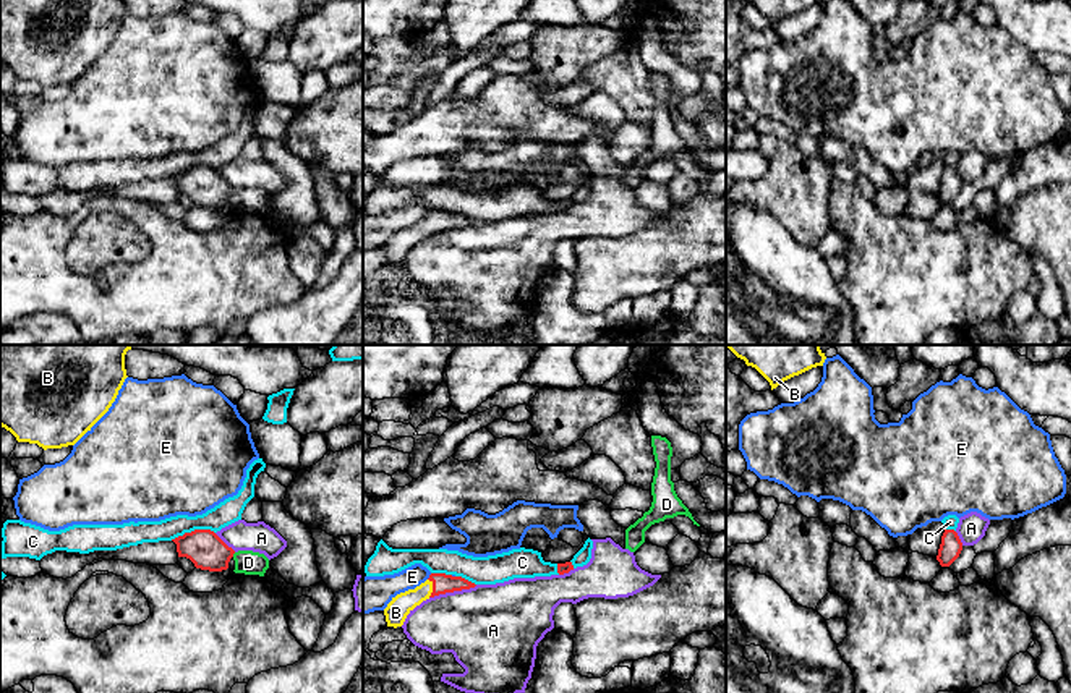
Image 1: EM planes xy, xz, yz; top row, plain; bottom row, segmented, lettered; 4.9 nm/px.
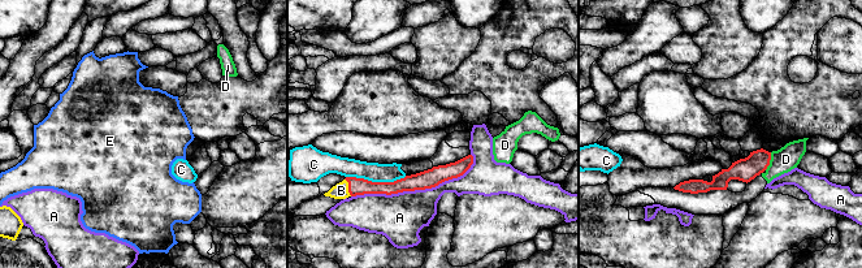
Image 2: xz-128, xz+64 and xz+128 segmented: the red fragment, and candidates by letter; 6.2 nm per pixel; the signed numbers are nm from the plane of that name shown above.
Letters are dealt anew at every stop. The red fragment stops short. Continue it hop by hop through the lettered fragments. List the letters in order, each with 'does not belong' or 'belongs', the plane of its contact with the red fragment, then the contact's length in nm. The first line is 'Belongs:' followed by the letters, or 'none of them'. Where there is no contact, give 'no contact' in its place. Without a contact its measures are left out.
Belongs: B
A: does not belong | xz | 240 nm
B: belongs | xz | 100 nm
C: does not belong | xy | 220 nm
D: does not belong | xy | 30 nm
E: does not belong | xz | 40 nm

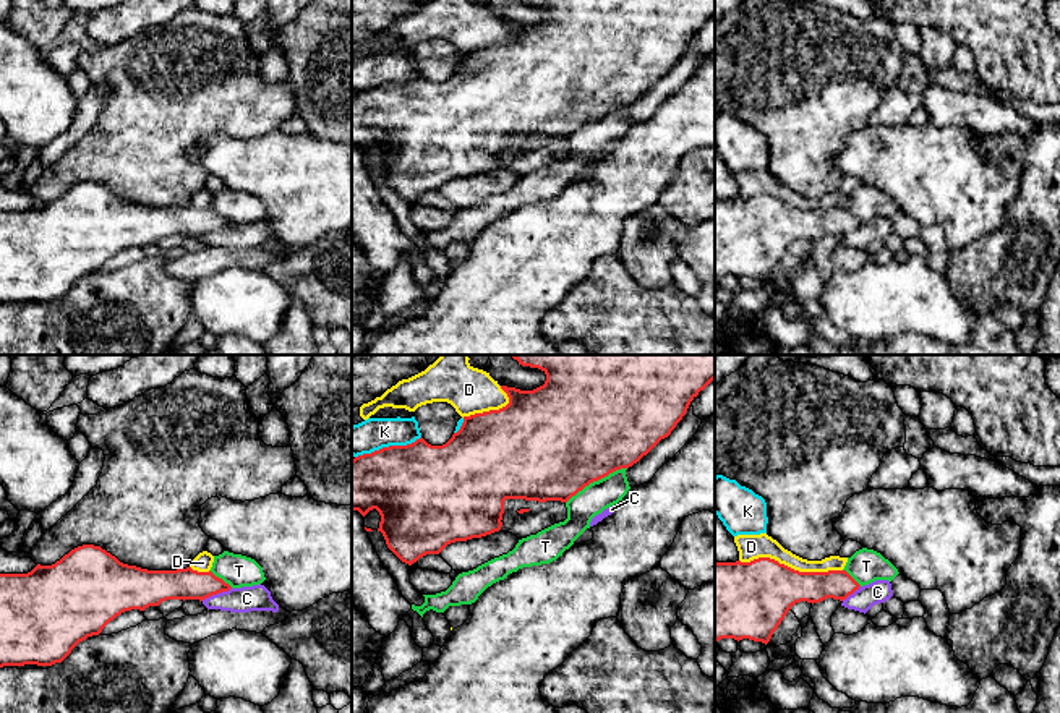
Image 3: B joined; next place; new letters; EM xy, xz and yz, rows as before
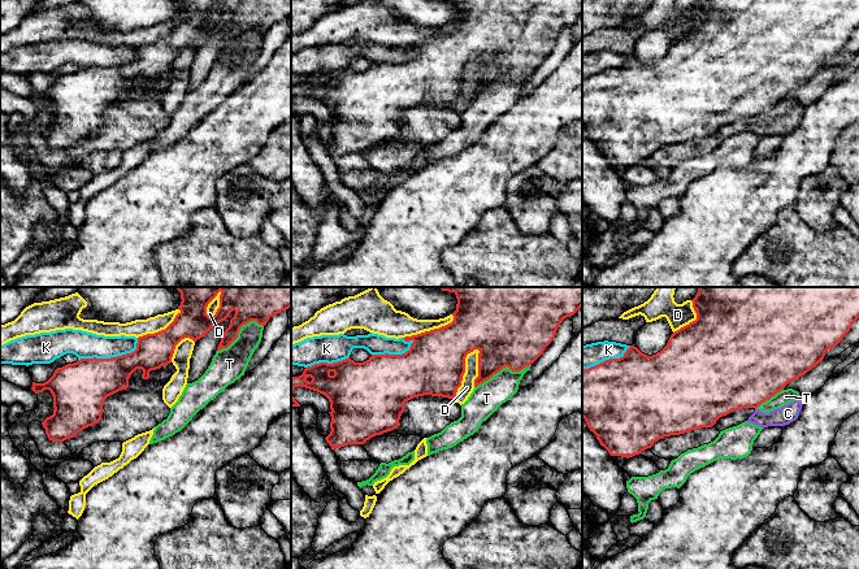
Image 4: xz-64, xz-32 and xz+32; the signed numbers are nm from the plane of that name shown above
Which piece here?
Belongs: none of them
C: does not belong | xy | 170 nm
D: does not belong | yz | 500 nm
K: does not belong | xz | 340 nm
T: does not belong | xz | 360 nm

